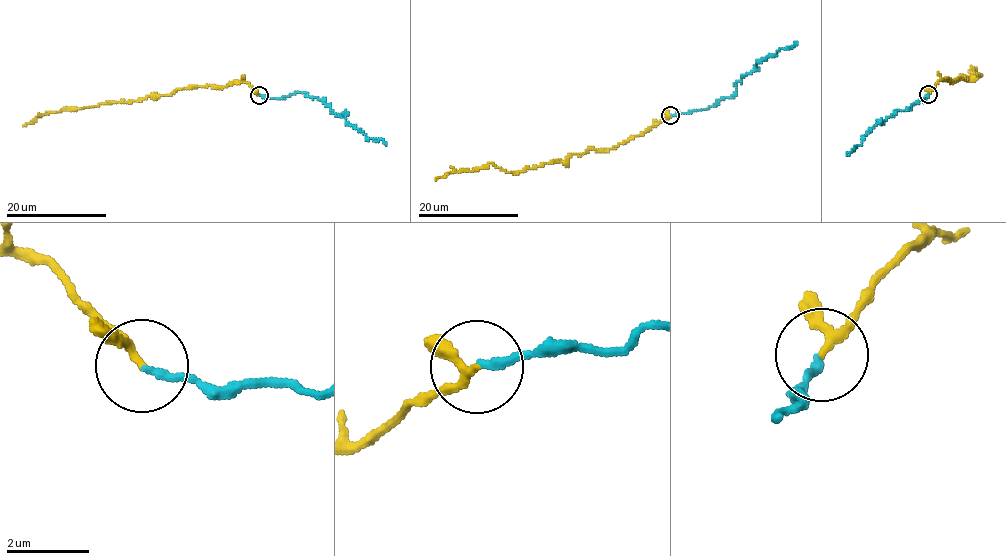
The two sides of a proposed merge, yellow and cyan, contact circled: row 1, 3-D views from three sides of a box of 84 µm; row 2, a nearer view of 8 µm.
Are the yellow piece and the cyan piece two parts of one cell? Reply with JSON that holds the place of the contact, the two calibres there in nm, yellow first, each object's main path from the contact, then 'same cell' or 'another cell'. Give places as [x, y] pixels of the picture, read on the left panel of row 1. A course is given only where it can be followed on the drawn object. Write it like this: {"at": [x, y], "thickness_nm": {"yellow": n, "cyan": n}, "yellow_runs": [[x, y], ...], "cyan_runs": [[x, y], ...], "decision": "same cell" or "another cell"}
{"at": [259, 95], "thickness_nm": {"yellow": 160, "cyan": 180}, "yellow_runs": [[259, 95], [244, 81], [235, 81], [224, 87], [197, 86], [177, 89], [170, 94], [49, 111], [23, 126]], "cyan_runs": [[260, 95], [283, 98], [298, 92], [317, 97], [345, 114], [366, 138], [386, 146]], "decision": "same cell"}

